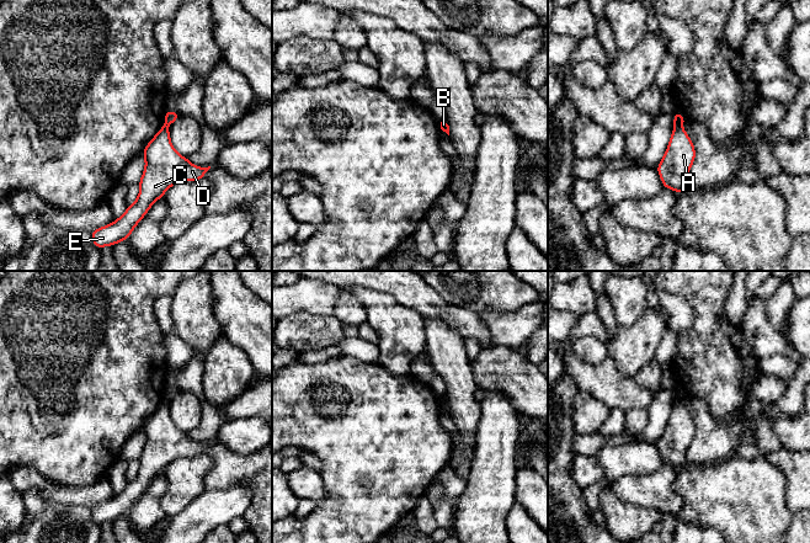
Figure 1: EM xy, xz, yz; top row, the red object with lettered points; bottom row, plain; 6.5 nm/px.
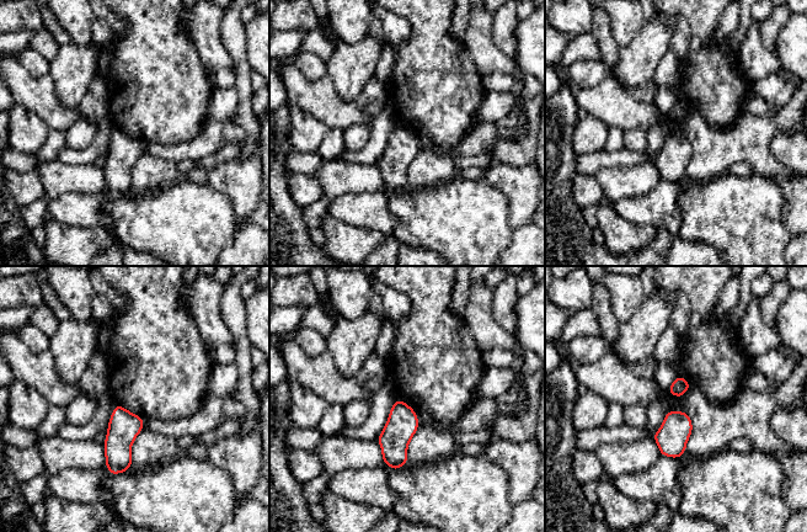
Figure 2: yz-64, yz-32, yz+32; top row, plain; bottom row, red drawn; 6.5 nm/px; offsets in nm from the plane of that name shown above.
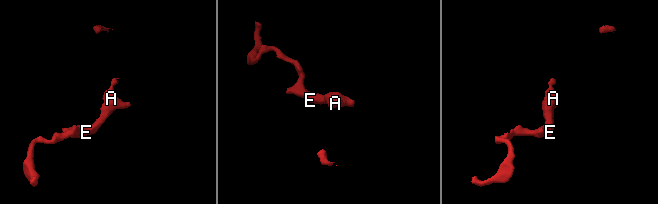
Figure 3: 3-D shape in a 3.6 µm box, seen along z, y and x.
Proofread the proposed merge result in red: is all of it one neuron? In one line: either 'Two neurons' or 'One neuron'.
Two neurons

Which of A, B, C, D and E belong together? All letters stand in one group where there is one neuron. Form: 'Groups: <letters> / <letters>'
Groups: A C D E / B

